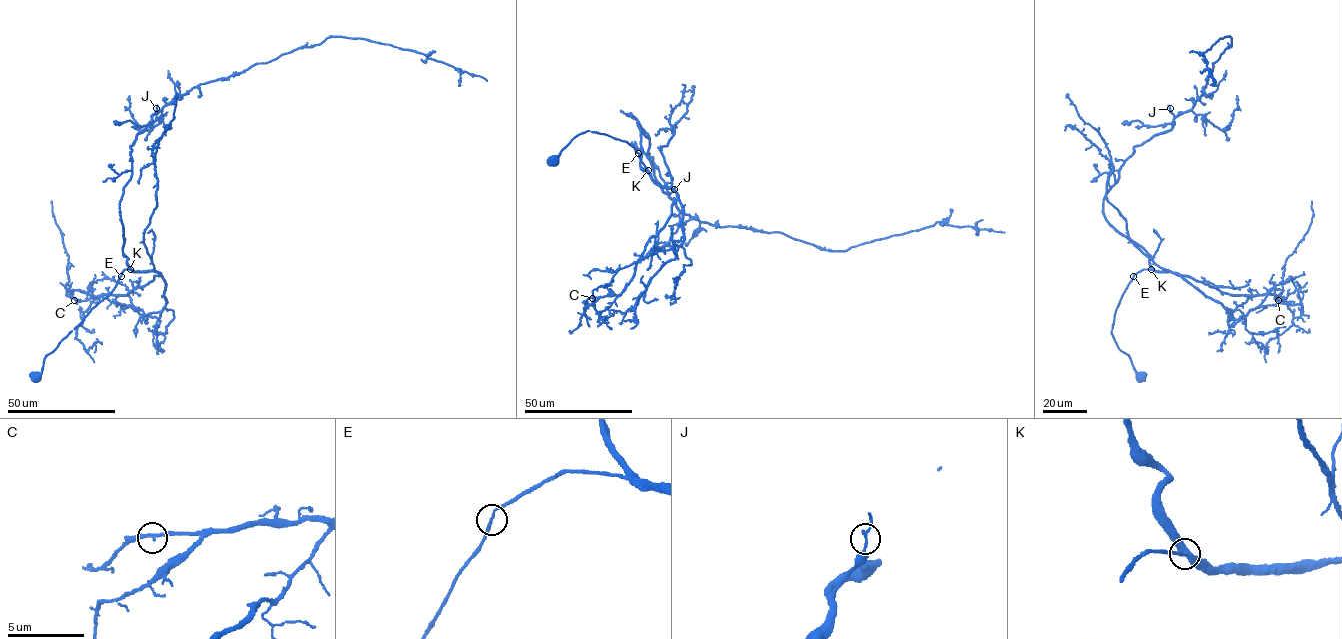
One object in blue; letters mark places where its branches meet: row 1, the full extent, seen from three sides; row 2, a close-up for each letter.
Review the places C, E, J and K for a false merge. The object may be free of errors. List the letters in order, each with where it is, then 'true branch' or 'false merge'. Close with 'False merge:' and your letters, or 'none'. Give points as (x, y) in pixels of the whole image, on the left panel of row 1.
C: (74, 300) | true branch
E: (121, 276) | true branch
J: (156, 108) | true branch
K: (130, 269) | true branch
False merge: none

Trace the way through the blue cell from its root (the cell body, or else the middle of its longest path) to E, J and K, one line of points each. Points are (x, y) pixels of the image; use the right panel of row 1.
E: (1141, 376), (1111, 332), (1115, 311), (1133, 276)
J: (1141, 376), (1111, 331), (1122, 295), (1152, 257), (1107, 221), (1103, 199), (1134, 147), (1171, 128), (1170, 108)
K: (1141, 376), (1130, 358), (1118, 347), (1111, 331), (1115, 311), (1133, 276), (1144, 269), (1151, 269)

